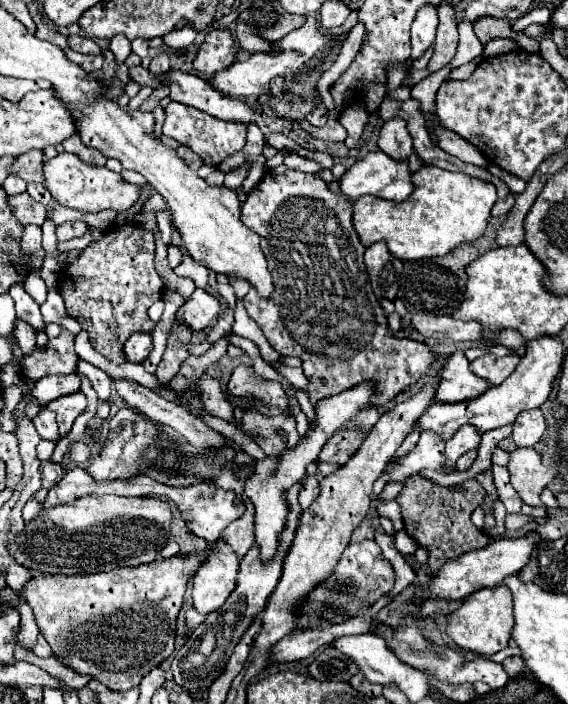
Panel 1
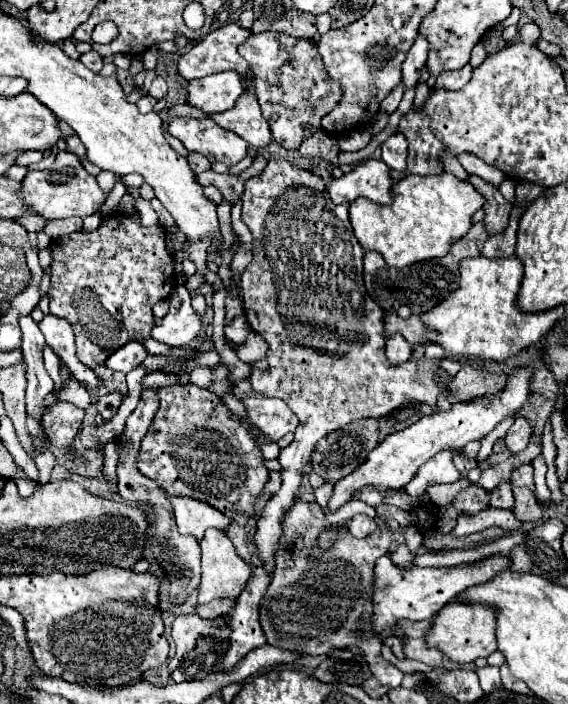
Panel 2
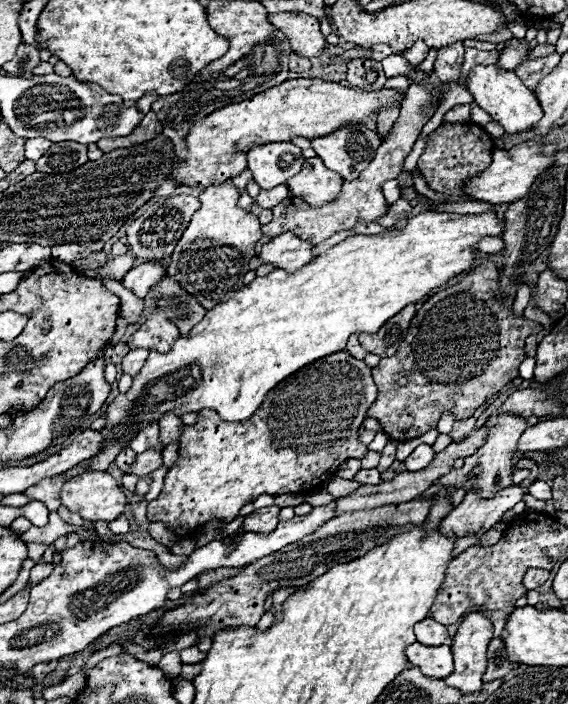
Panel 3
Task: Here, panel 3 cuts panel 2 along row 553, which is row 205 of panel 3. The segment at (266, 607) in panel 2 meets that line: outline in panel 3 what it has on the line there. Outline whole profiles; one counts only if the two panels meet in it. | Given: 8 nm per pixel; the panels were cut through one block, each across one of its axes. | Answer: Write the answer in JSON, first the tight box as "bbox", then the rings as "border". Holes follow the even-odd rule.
{"bbox":[262,70,444,244],"border":[[[432,70],[430,74],[426,74],[426,78],[422,82],[412,84],[408,88],[406,102],[400,108],[400,116],[398,116],[392,132],[388,134],[388,138],[384,138],[384,142],[380,144],[374,160],[370,162],[370,166],[356,180],[344,184],[342,192],[338,194],[338,198],[334,202],[324,204],[320,208],[314,208],[308,202],[304,202],[302,198],[290,196],[290,198],[286,198],[284,202],[280,202],[278,206],[272,208],[274,218],[272,218],[270,224],[264,224],[262,226],[262,234],[268,236],[268,238],[274,238],[276,234],[282,234],[282,232],[292,230],[292,232],[300,234],[300,238],[314,240],[314,244],[318,244],[318,242],[330,238],[336,232],[354,228],[356,224],[378,222],[382,216],[388,214],[388,204],[386,204],[386,200],[382,196],[382,184],[386,180],[394,180],[394,178],[400,176],[402,166],[404,166],[404,160],[410,154],[410,150],[412,150],[412,146],[414,146],[414,142],[416,142],[422,126],[432,118],[432,114],[436,112],[436,108],[438,108],[438,104],[442,100],[444,100],[444,86],[438,80],[436,72]]]}

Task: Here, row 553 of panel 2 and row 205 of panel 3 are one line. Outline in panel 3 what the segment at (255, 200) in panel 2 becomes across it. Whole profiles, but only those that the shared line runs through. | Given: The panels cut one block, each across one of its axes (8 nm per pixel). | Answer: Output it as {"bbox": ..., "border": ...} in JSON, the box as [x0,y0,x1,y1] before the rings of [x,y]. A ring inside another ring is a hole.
{"bbox":[246,182,290,208],"border":[[[250,182],[246,192],[256,200],[258,206],[262,208],[274,208],[276,204],[280,204],[284,198],[288,198],[290,190],[288,186],[276,186],[276,190],[260,190],[260,186],[256,186],[256,182]]]}

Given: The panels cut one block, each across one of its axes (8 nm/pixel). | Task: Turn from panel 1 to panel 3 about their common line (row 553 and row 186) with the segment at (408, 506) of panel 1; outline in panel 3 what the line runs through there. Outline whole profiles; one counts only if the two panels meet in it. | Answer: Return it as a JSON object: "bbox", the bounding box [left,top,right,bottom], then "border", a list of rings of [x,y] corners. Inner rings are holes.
{"bbox":[418,122,494,200],"border":[[[474,122],[442,124],[434,132],[430,132],[424,154],[418,158],[418,170],[422,172],[426,184],[432,190],[446,194],[450,200],[462,198],[468,178],[478,176],[490,166],[492,150],[494,150],[492,136],[482,126]]]}

